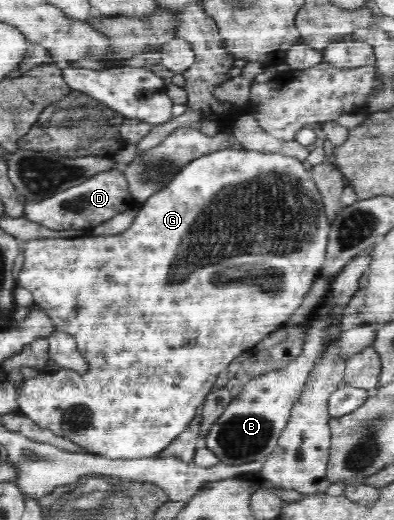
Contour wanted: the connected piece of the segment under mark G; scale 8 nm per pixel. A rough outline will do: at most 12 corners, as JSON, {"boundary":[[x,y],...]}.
{"boundary":[[225,149],[121,235],[26,240],[87,369],[19,411],[154,457],[326,259],[312,170]]}

